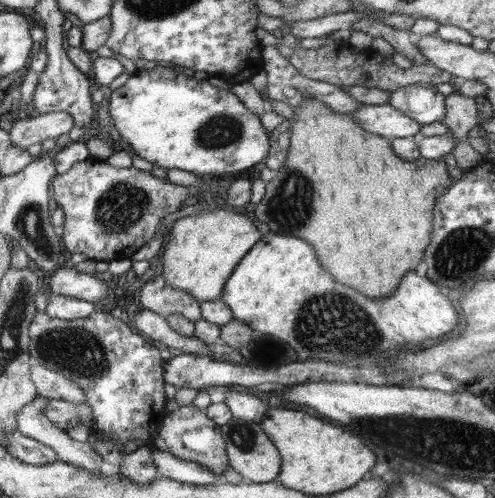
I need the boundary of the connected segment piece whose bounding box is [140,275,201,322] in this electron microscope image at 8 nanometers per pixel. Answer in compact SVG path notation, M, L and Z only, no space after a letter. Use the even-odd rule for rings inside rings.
M158 275L154 280L148 280L142 286L140 306L164 318L171 314L181 314L192 322L201 319L199 300L179 288L168 286L162 275Z

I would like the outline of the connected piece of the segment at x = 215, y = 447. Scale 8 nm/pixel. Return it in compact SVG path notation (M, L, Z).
M190 404L176 408L164 418L163 426L154 437L152 446L168 452L180 460L202 465L212 471L214 475L223 475L230 463L226 442L222 427L207 414L207 411Z

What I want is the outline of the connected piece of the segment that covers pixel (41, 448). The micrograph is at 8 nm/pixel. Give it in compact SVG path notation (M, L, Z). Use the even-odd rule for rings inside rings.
M18 430L6 434L4 449L20 462L31 466L44 466L59 461L59 456L51 447L20 434Z

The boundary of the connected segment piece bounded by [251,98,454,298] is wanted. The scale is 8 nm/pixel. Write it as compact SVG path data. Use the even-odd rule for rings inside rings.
M308 98L301 106L296 106L296 116L291 122L290 146L284 166L273 172L272 180L266 183L265 197L255 206L255 211L251 217L255 221L262 221L270 233L297 236L312 242L312 246L316 246L316 250L320 250L320 262L324 262L324 266L328 266L328 270L332 270L332 274L336 274L336 282L344 282L346 286L352 286L354 290L360 290L360 294L368 294L368 298L388 298L394 294L394 290L398 288L400 280L410 272L416 270L422 256L425 256L426 246L431 244L431 234L434 230L434 214L432 213L438 198L448 190L451 182L454 181L448 174L448 167L443 159L428 160L419 156L416 160L406 160L400 158L395 153L395 149L391 146L390 140L386 137L380 137L366 131L363 127L355 122L353 115L350 113L340 114L338 111L332 111L327 103L320 102L318 98Z

